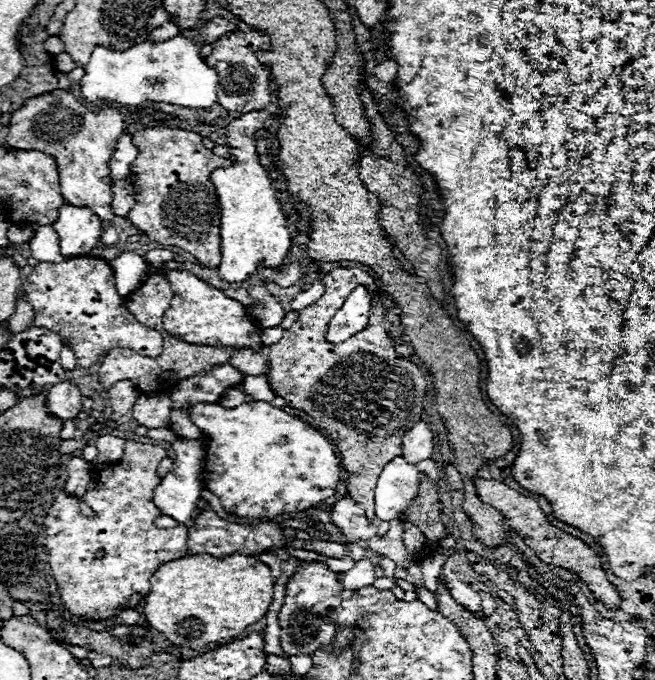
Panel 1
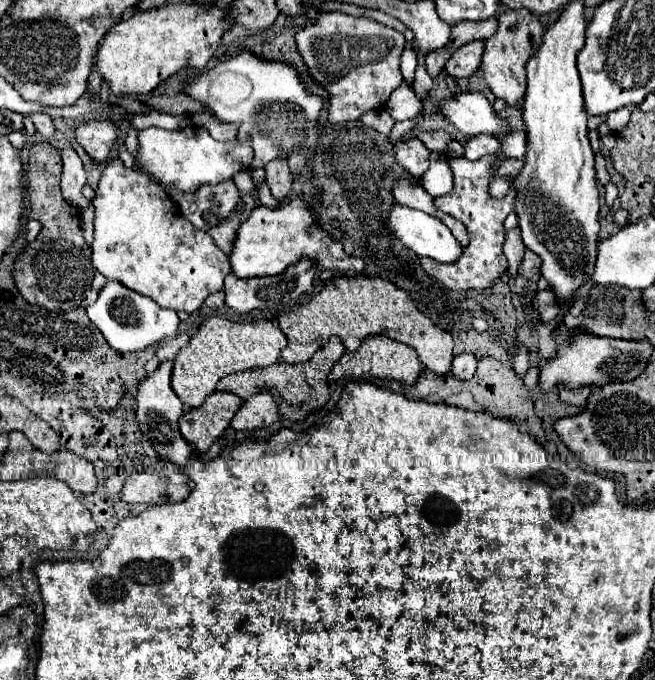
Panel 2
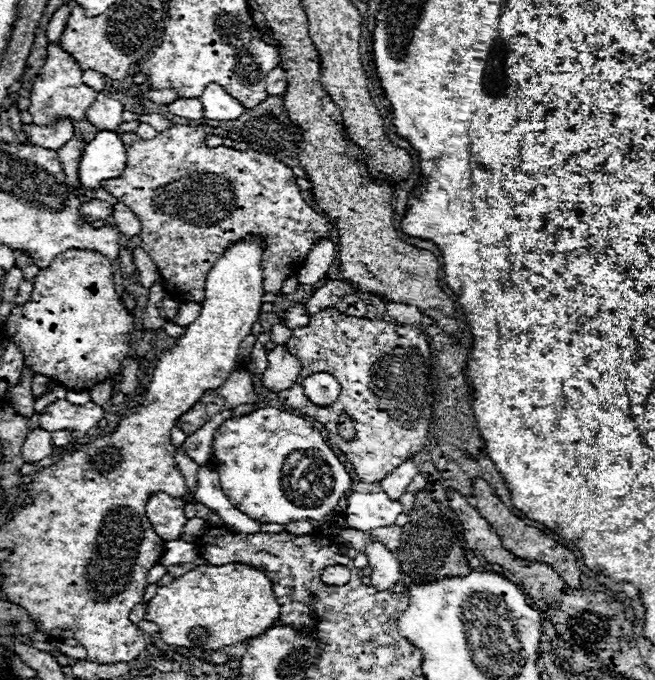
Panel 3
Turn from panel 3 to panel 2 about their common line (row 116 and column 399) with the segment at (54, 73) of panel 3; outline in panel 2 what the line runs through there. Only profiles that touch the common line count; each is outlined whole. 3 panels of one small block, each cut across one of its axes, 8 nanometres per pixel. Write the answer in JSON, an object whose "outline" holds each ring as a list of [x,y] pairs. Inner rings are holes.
{"outline":[[[320,12],[316,20],[308,20],[296,32],[296,48],[308,68],[312,80],[328,92],[328,120],[352,122],[362,118],[370,110],[386,106],[390,94],[404,82],[400,72],[400,54],[404,50],[404,34],[390,26],[382,26],[374,18],[348,16],[342,12]]]}

